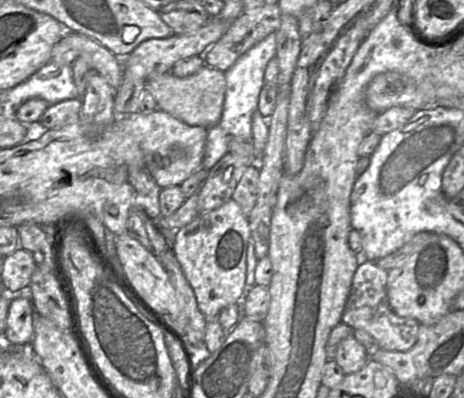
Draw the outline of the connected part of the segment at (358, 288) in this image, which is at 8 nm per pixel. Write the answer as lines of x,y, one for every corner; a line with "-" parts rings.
361,258
352,280
341,321
354,330
364,330
372,335
380,349
405,352
417,341
420,323
413,318
397,316
389,305
387,298
388,271
377,266
375,262

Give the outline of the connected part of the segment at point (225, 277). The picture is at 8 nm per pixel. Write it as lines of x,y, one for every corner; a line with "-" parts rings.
231,198
174,232
173,253
194,291
199,310
207,319
217,317
225,307
235,304
243,292
250,240
248,218

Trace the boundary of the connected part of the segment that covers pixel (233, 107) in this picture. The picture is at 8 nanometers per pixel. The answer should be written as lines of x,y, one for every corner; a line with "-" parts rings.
273,32
243,54
235,64
225,72
226,91
223,111
219,122
208,128
202,167
210,170
227,152
229,152
228,144
232,139
235,141
250,141
252,139
252,114
258,109
258,98
264,85
266,66
272,58
276,57
276,53
276,32

